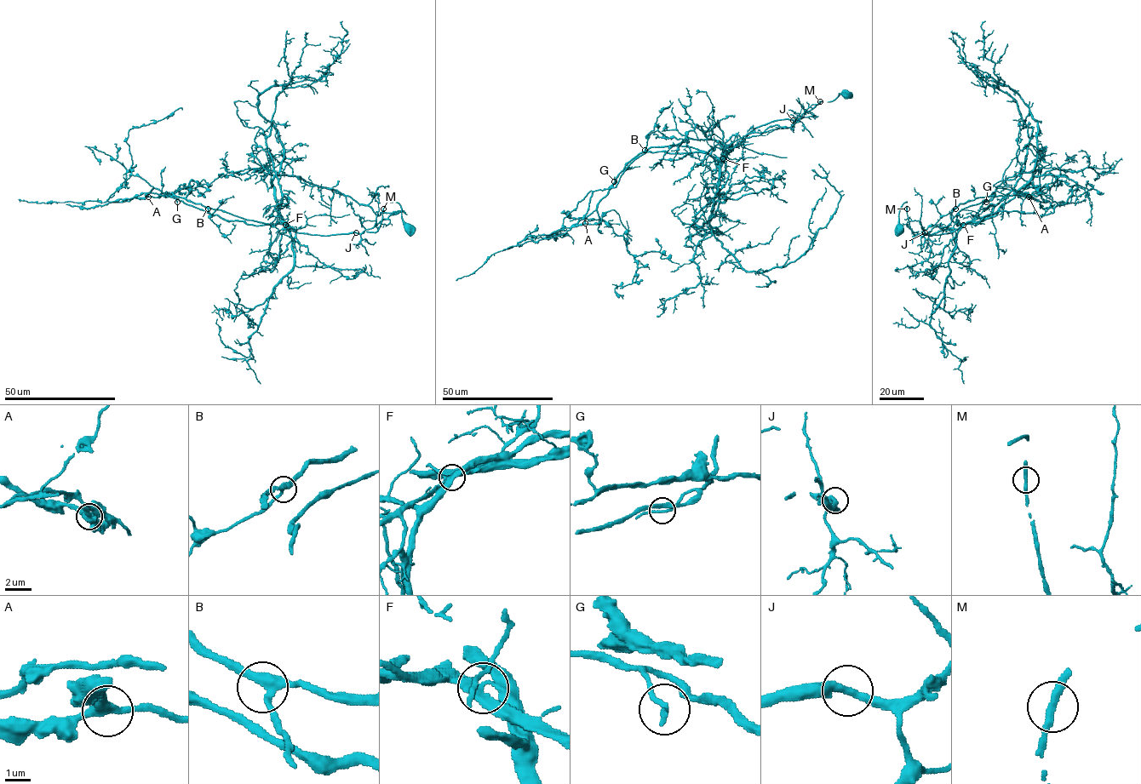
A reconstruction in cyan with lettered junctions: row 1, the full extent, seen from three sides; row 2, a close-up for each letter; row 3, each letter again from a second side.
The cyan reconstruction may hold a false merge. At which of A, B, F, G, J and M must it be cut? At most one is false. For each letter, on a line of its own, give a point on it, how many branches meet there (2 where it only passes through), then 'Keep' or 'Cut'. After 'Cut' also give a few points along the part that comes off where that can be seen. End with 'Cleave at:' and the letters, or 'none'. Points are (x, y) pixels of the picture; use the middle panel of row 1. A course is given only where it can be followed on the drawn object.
A: Place: (585, 223). Branches: 3. Keep
B: Place: (645, 150). Branches: 3. Keep
F: Place: (723, 158). Branches: 2. Cut. Course of the part to remove: (723, 158), (719, 166), (707, 153), (646, 151), (614, 187), (591, 191), (569, 215), (564, 212), (620, 225)
G: Place: (614, 181). Branches: 2. Keep
J: Place: (793, 120). Branches: 2. Keep
M: Place: (820, 101). Branches: 2. Keep
Cleave at: F

